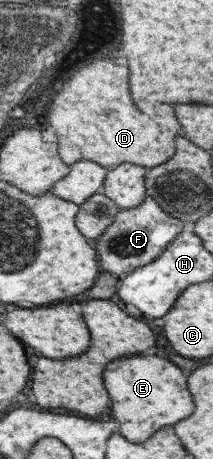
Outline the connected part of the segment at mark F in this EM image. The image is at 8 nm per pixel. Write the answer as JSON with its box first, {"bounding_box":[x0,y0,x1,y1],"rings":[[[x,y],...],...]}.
{"bounding_box":[93,195,184,278],"rings":[[[148,195],[136,207],[121,208],[103,234],[97,241],[93,241],[101,269],[122,278],[144,265],[153,263],[182,231],[184,224],[180,219],[167,214],[164,208]]]}

